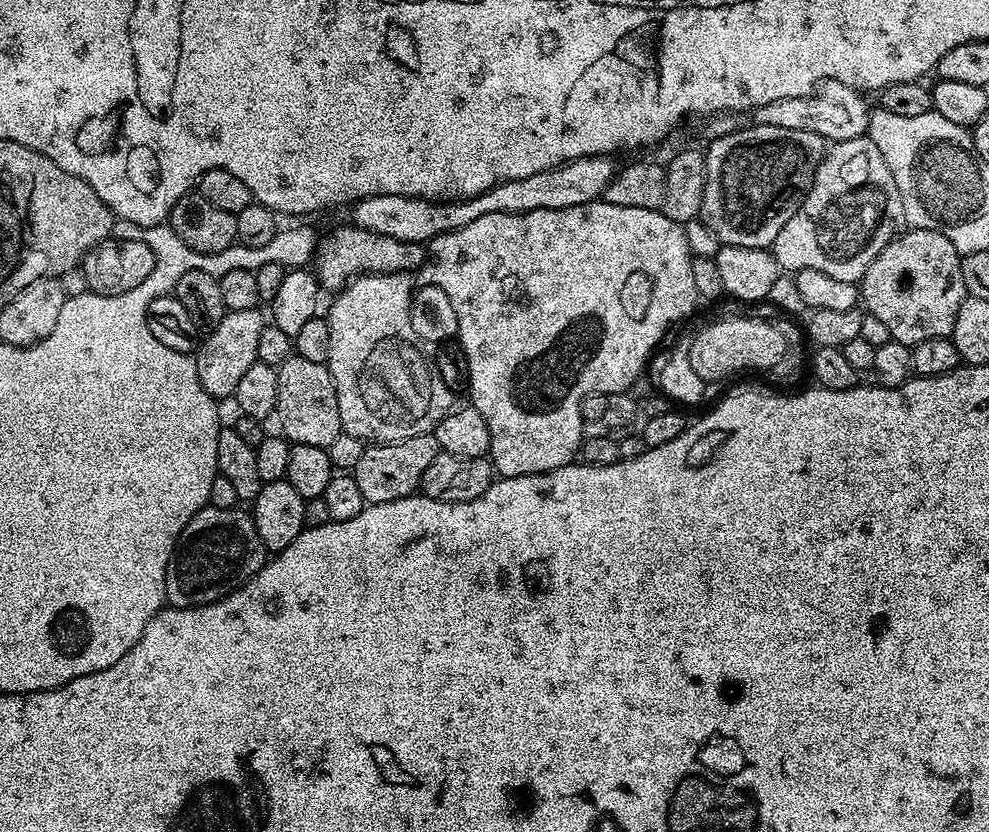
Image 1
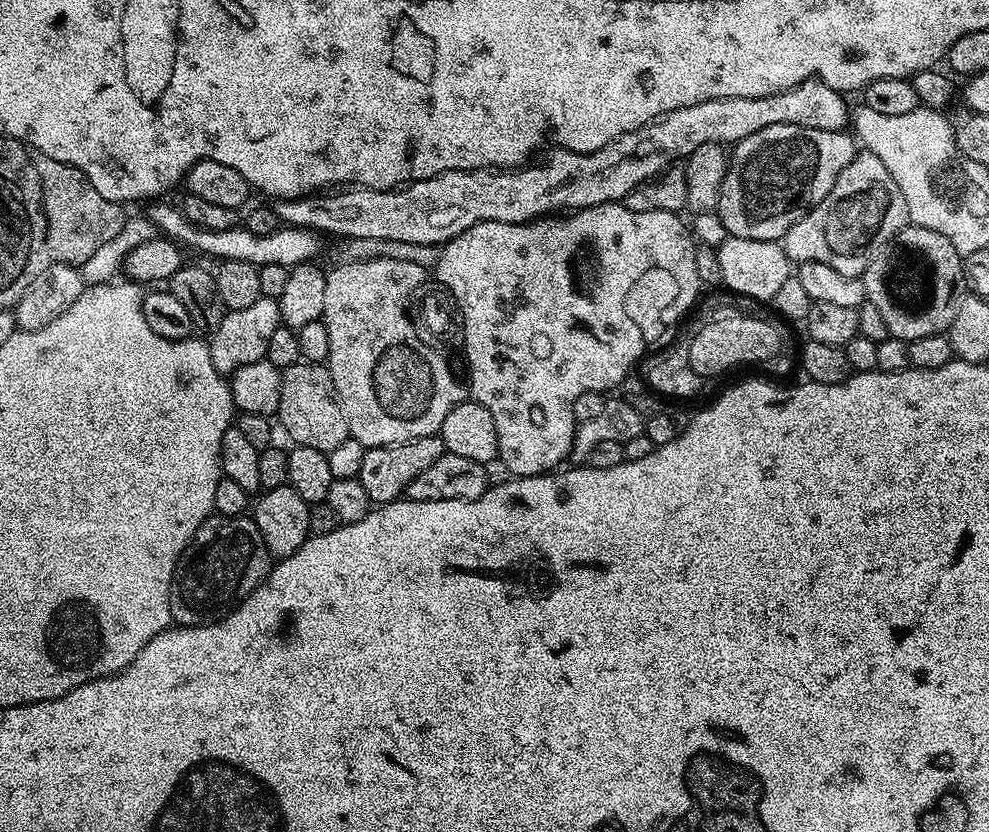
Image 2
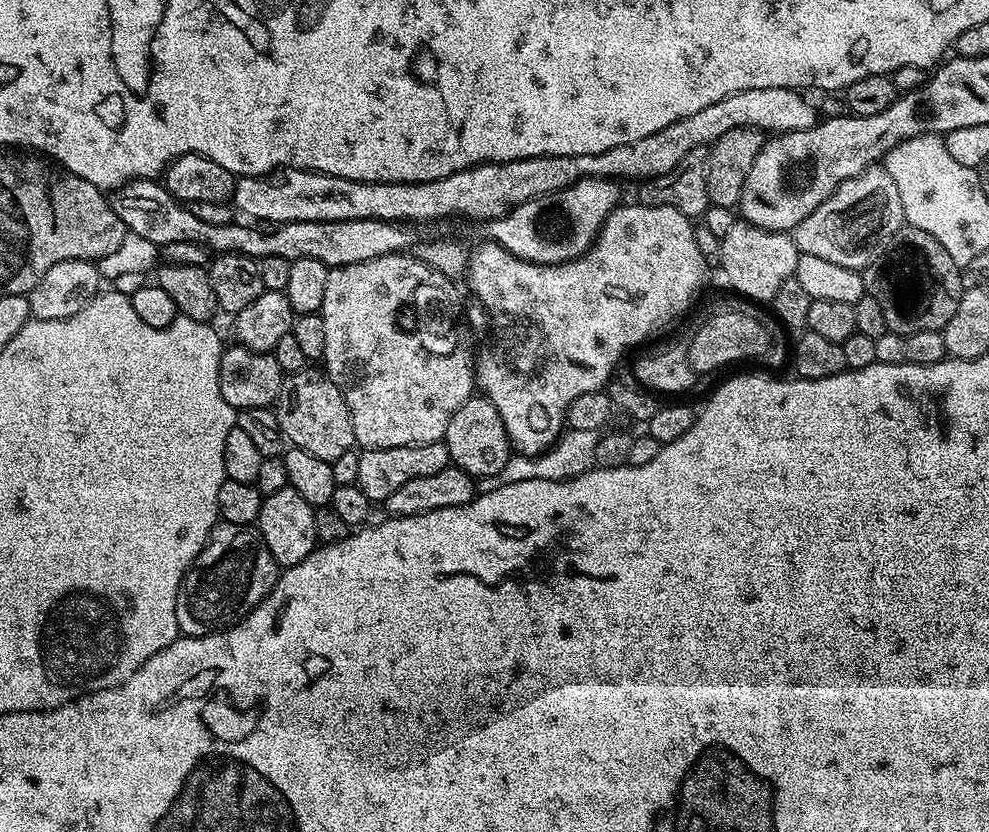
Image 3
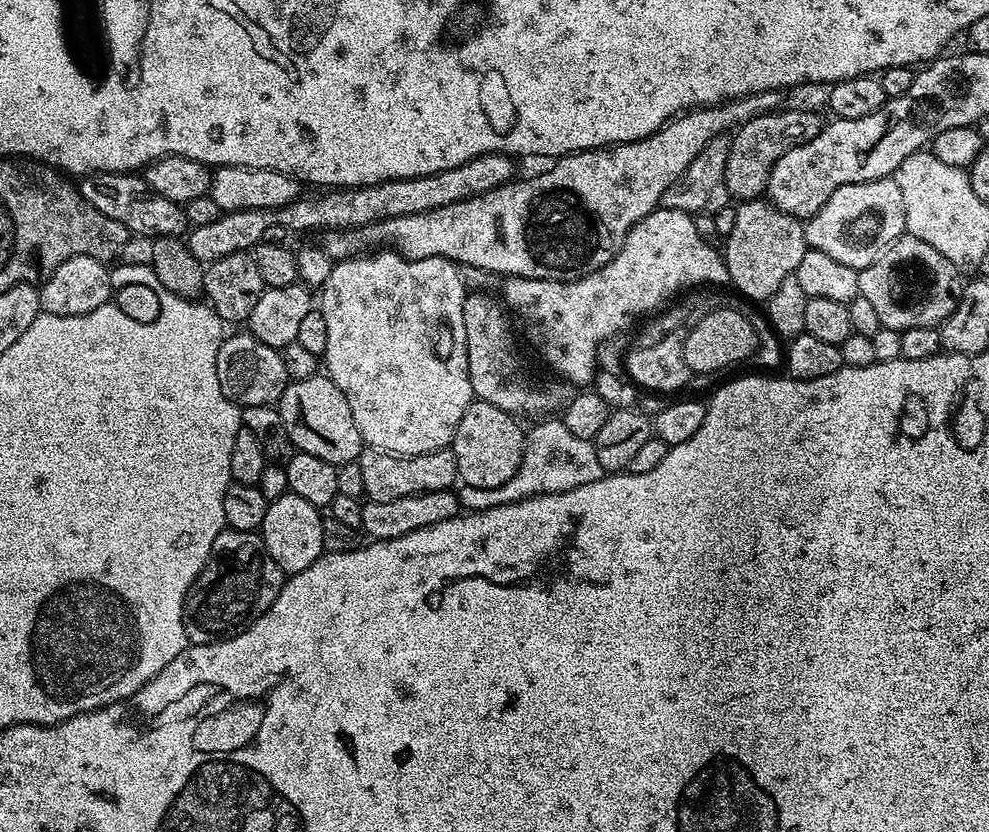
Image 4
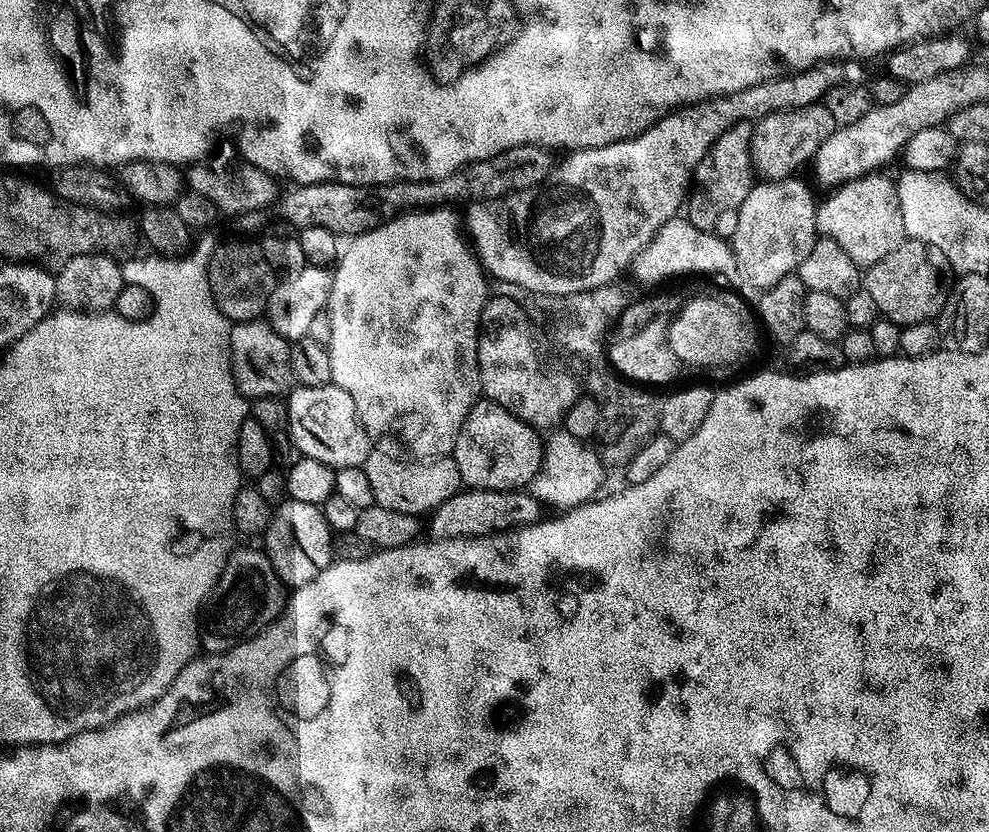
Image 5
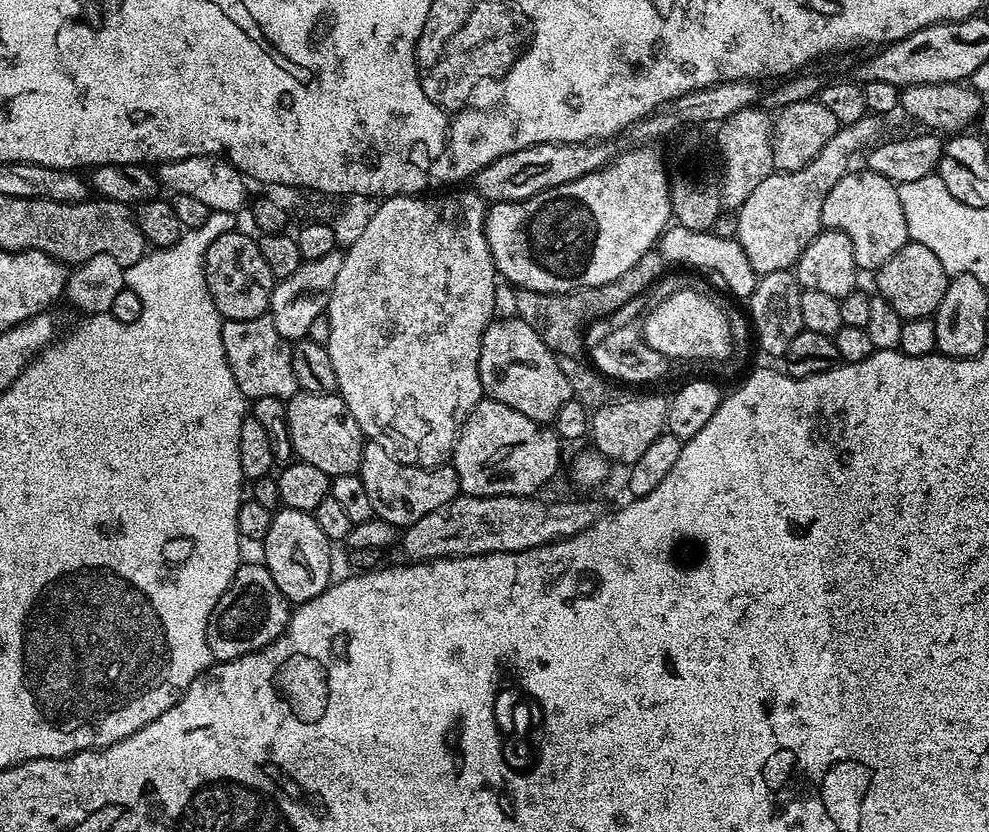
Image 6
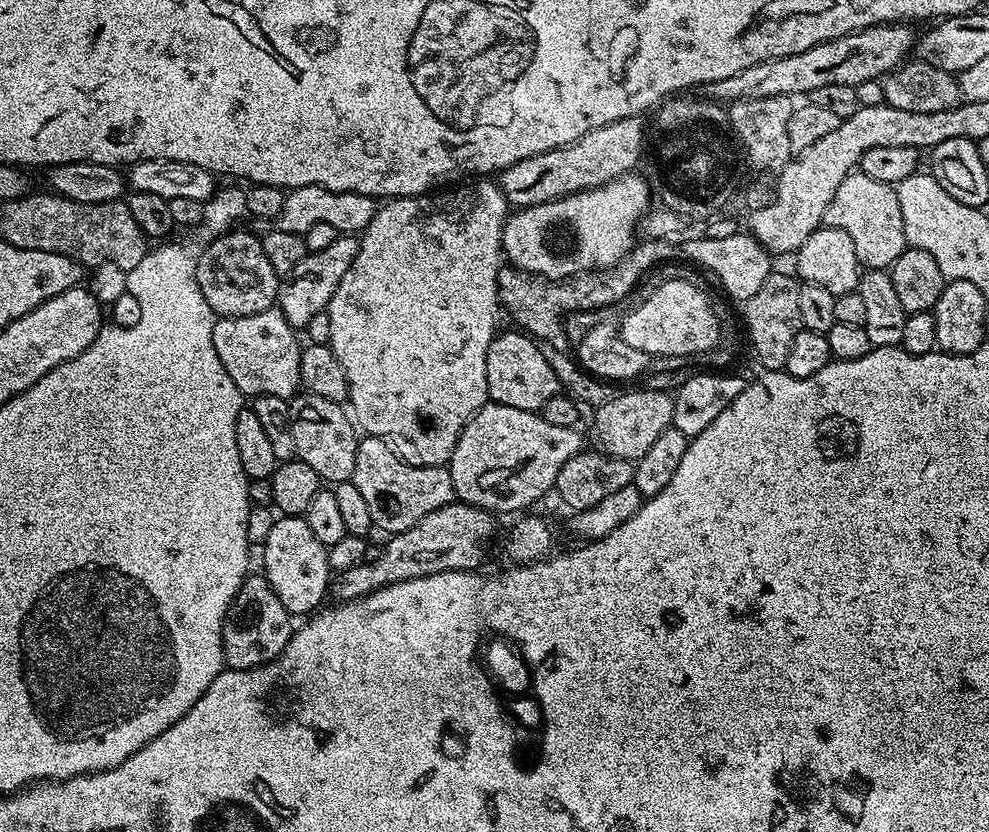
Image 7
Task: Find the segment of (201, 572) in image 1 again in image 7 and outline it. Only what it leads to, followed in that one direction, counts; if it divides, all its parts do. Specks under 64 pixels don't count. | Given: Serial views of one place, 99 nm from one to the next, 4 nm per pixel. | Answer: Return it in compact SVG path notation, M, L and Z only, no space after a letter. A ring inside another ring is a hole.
M249 575L228 607L228 612L224 615L224 627L220 629L227 667L254 668L257 664L267 664L269 660L273 660L292 637L294 624L291 622L293 623L286 606L278 602L278 594L274 594L263 575Z

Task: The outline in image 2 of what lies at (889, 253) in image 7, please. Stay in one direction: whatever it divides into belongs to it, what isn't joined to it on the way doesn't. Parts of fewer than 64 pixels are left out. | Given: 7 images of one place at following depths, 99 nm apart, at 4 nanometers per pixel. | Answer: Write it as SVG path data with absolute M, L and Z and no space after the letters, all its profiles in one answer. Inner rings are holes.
M867 150L857 151L856 157L838 174L834 186L830 186L830 194L822 198L784 235L782 241L784 253L789 260L797 265L806 262L826 262L833 270L847 276L863 277L866 266L872 261L873 256L888 245L894 237L909 223L908 211L906 210L906 198L902 198L902 190L898 190L898 182L890 178L890 170L882 166L882 162L874 154Z

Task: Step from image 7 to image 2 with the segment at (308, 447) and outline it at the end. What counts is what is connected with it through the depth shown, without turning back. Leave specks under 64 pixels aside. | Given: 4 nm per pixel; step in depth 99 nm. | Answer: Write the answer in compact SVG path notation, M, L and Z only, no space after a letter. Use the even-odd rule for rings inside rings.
M295 364L281 371L280 381L282 398L278 424L280 420L293 445L310 446L314 450L327 453L334 450L334 446L339 446L341 442L346 442L350 438L344 411L340 401L336 399L336 391L332 388L332 376L324 364Z

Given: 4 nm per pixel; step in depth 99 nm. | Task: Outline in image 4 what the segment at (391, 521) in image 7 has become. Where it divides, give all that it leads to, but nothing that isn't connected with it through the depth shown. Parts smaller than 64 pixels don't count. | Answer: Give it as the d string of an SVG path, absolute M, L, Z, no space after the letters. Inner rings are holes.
M365 447L360 453L362 466L362 486L364 496L374 502L394 502L394 498L406 498L423 492L449 490L457 483L456 459L451 447L434 450L417 456L394 456L390 452L380 452L376 448Z

